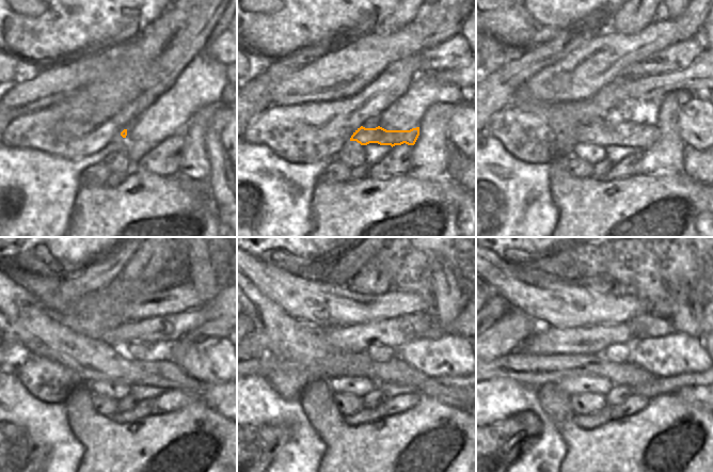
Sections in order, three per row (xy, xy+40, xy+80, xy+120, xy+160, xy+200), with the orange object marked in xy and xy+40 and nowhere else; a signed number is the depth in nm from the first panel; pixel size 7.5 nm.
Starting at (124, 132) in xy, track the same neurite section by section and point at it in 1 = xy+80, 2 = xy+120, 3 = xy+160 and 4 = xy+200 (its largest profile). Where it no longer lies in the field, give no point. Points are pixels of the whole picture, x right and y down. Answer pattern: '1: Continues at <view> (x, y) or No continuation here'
1: Continues at xy+80 (570, 120)
2: Continues at xy+120 (38, 329)
3: Continues at xy+160 (286, 337)
4: Continues at xy+200 (627, 373)

